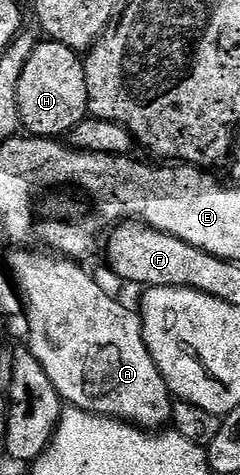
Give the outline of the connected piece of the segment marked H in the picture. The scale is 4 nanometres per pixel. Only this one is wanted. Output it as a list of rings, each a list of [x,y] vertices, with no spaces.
[[[54,42],[36,43],[19,79],[17,106],[24,133],[35,138],[63,138],[88,115],[84,61],[69,46]]]

